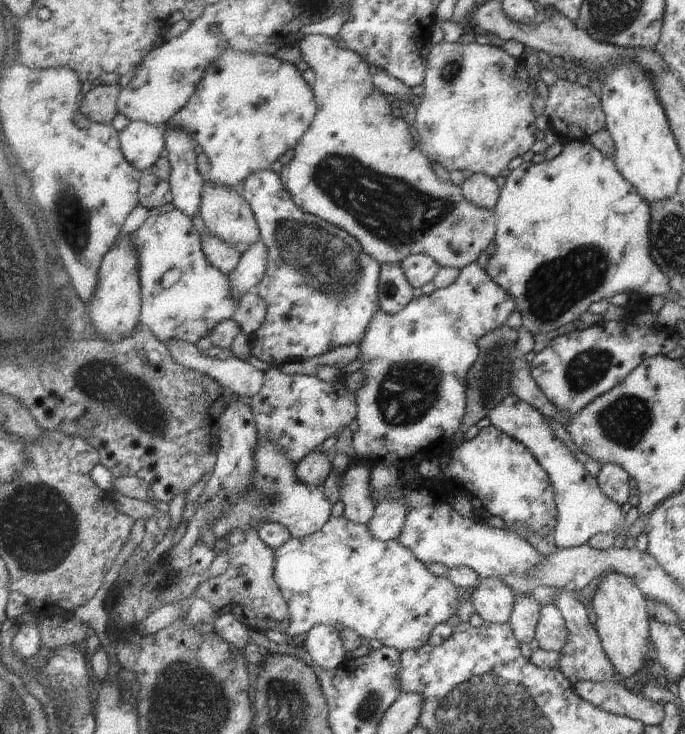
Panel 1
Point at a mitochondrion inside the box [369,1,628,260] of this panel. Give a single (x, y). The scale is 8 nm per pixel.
(450, 70)

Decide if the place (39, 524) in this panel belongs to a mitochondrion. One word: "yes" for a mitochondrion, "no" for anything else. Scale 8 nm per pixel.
yes

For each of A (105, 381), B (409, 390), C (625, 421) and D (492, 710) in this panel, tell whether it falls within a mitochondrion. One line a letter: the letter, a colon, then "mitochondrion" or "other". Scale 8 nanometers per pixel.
A: mitochondrion
B: mitochondrion
C: mitochondrion
D: mitochondrion

